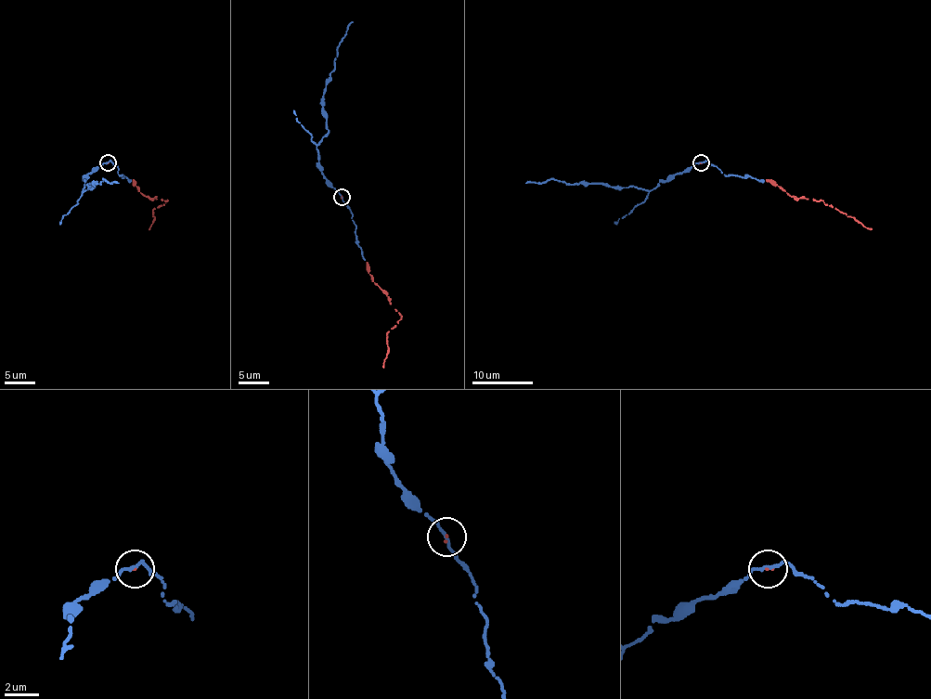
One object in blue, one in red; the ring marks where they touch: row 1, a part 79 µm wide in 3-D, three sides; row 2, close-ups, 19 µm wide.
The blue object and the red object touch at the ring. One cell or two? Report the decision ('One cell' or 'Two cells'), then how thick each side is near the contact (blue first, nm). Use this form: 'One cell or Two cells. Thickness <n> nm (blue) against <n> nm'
One cell. Thickness 180 nm (blue) against 100 nm

